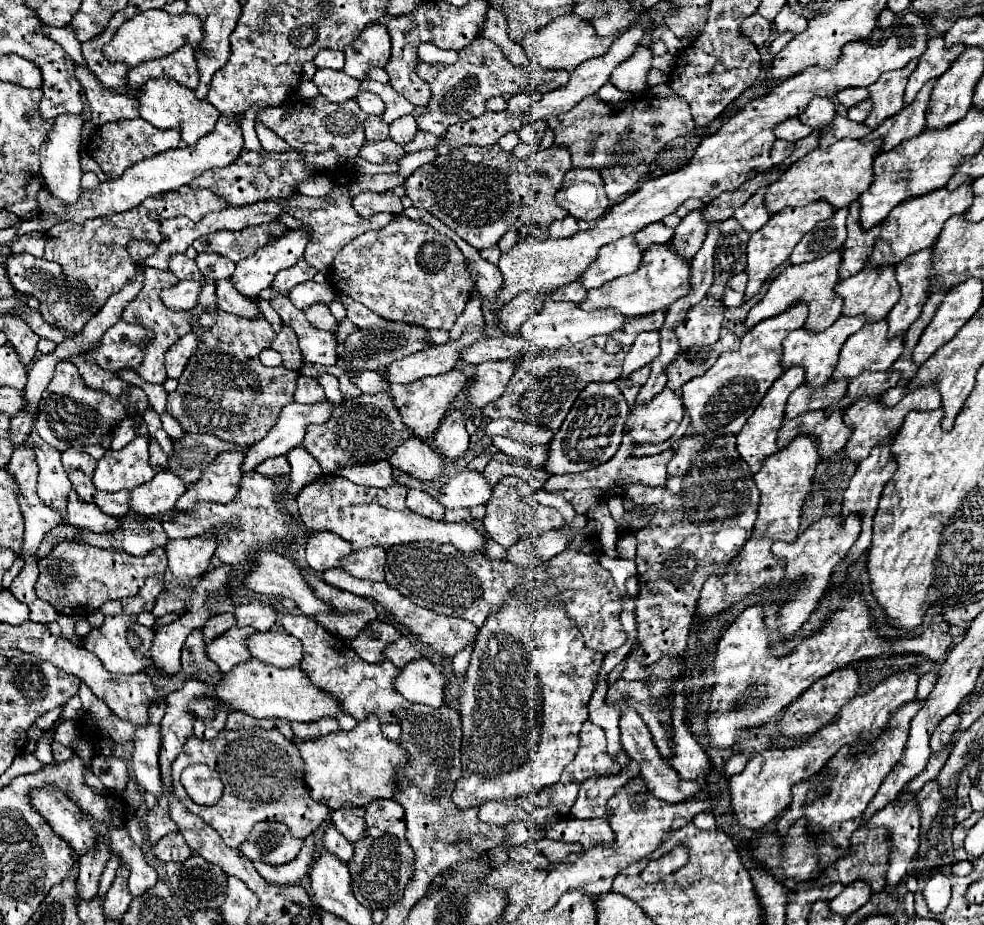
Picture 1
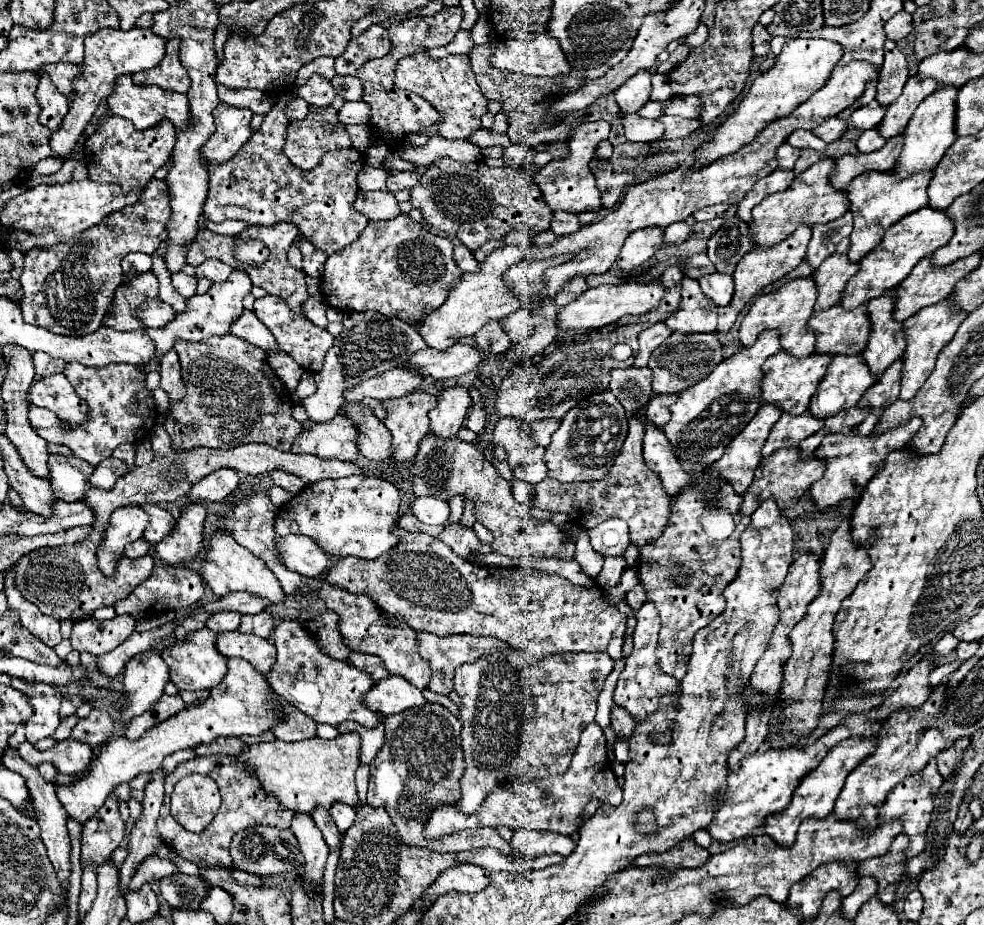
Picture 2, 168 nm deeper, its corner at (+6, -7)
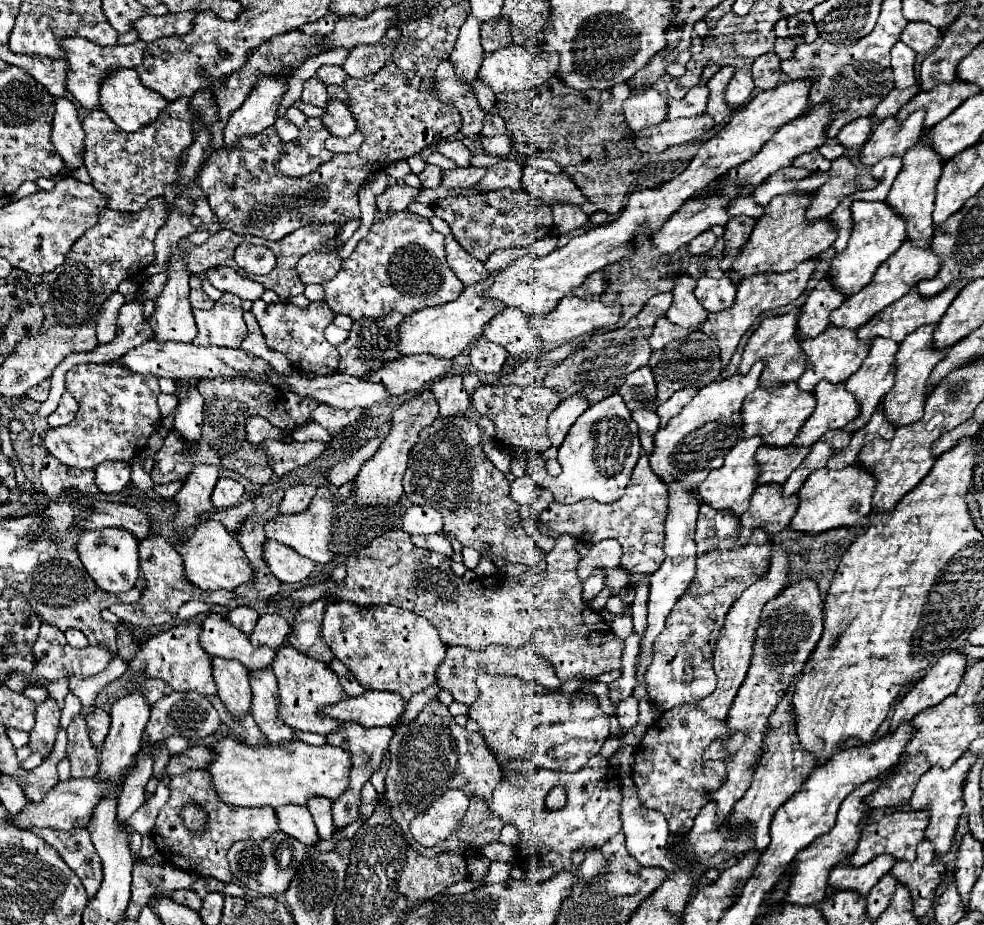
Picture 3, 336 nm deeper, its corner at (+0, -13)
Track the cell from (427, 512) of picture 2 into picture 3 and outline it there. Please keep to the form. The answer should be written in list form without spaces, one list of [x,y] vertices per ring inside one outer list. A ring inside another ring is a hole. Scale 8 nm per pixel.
[[[410,506],[402,516],[402,530],[408,534],[438,534],[442,524],[440,512],[430,506]]]

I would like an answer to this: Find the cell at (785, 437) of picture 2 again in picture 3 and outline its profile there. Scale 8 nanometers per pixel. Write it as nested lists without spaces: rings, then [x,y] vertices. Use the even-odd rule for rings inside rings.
[[[760,446],[756,452],[756,460],[760,464],[760,472],[758,472],[758,482],[766,484],[766,482],[778,482],[784,484],[786,478],[790,476],[792,470],[796,470],[800,466],[800,462],[808,456],[812,446],[808,448],[800,448],[800,446],[776,446],[776,448],[768,448],[768,446]]]

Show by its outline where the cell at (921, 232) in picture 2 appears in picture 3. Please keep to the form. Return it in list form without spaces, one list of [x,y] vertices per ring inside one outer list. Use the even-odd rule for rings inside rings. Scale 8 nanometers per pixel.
[[[904,240],[902,246],[894,252],[892,258],[888,258],[886,262],[882,262],[872,278],[870,284],[864,286],[864,290],[848,296],[844,300],[844,304],[830,314],[830,322],[834,326],[840,328],[854,328],[858,330],[860,326],[864,326],[876,312],[880,312],[882,308],[890,306],[892,302],[900,300],[912,286],[916,286],[920,280],[924,278],[932,278],[936,276],[936,272],[940,270],[940,256],[936,256],[932,252],[932,246],[928,248],[918,248],[912,244],[912,240]]]

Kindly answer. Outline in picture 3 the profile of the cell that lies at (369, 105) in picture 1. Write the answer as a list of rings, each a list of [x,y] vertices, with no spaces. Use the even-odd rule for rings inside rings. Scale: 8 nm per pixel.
[[[330,100],[322,120],[334,136],[350,136],[356,132],[356,118],[352,116],[352,112],[348,112],[346,102]]]

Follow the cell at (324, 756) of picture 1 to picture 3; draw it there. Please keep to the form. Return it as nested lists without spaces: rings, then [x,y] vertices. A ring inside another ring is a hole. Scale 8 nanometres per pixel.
[[[222,738],[212,748],[218,754],[216,760],[208,766],[208,770],[212,772],[212,782],[220,792],[220,798],[232,806],[306,806],[306,802],[314,796],[336,800],[346,792],[350,782],[350,752],[330,744],[310,746],[304,742],[290,742],[286,746],[268,744],[252,748],[234,738]]]

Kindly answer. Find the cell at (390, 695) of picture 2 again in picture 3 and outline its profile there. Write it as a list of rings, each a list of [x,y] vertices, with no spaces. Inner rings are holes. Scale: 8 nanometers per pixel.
[[[368,690],[362,696],[342,700],[324,708],[326,716],[344,720],[344,722],[358,722],[362,726],[396,726],[406,712],[408,700],[404,700],[398,692],[380,692]]]

